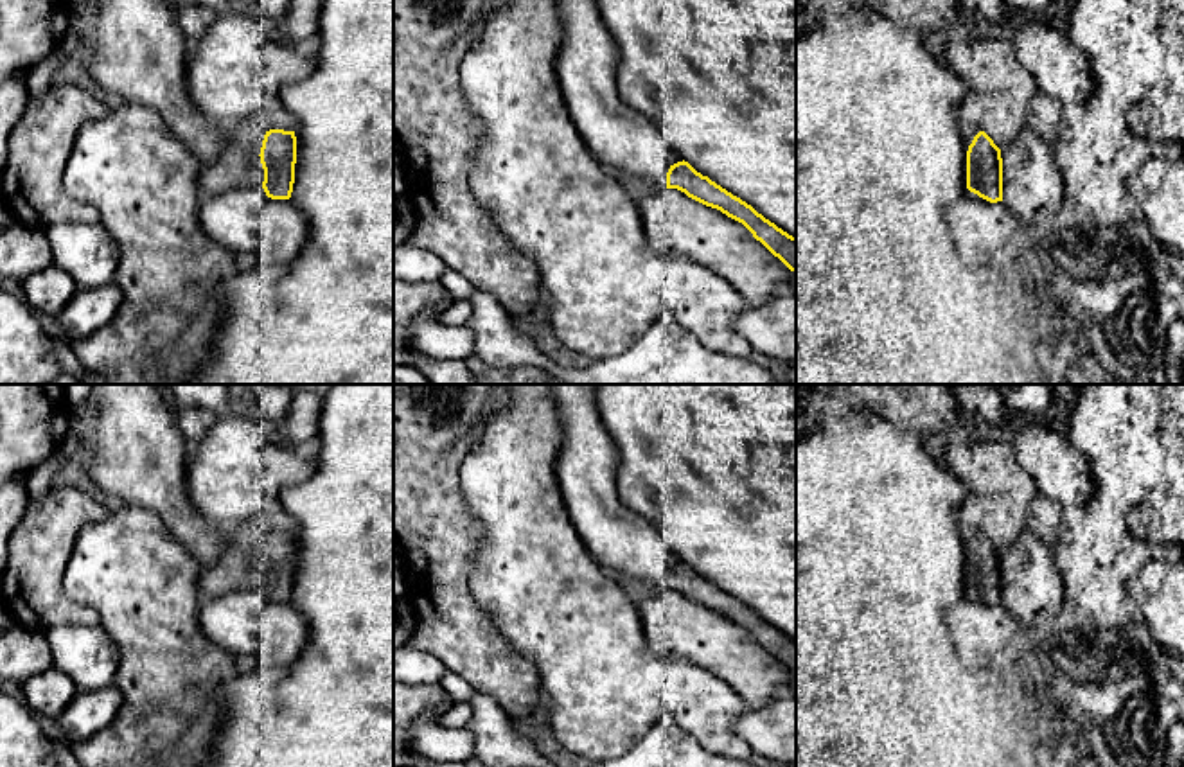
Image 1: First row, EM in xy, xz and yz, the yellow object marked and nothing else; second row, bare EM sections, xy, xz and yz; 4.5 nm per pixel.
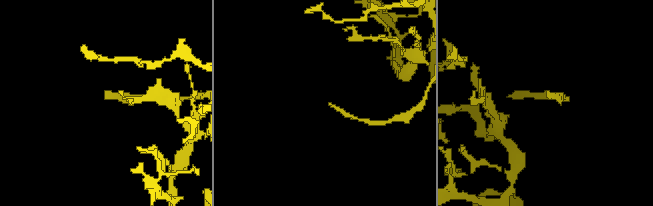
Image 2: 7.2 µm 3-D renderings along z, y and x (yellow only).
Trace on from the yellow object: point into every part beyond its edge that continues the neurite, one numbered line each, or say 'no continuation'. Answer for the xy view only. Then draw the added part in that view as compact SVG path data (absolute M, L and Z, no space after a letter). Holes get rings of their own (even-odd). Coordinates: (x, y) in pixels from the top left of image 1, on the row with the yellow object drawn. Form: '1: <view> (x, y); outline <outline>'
1: xy (238, 166); outline M253 119L226 128L225 149L214 163L203 163L199 171L201 196L216 196L234 189L262 187L264 169L261 147L264 128Z

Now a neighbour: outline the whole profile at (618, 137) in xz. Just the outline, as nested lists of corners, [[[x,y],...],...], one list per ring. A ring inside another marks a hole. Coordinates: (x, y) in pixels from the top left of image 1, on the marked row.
[[[555,0],[562,25],[557,77],[571,120],[605,167],[667,189],[668,169],[683,162],[658,128],[618,97],[618,47],[596,0]]]

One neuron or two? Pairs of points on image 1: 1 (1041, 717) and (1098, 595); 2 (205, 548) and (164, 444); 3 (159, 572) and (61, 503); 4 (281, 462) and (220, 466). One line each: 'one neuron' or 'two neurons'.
1: one neuron
2: one neuron
3: two neurons
4: one neuron

